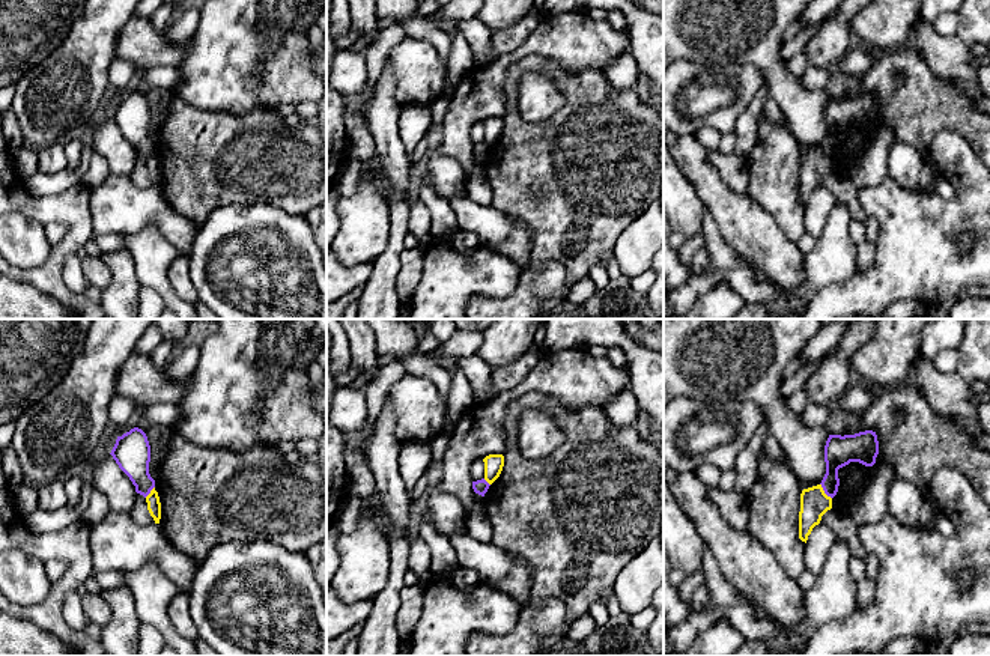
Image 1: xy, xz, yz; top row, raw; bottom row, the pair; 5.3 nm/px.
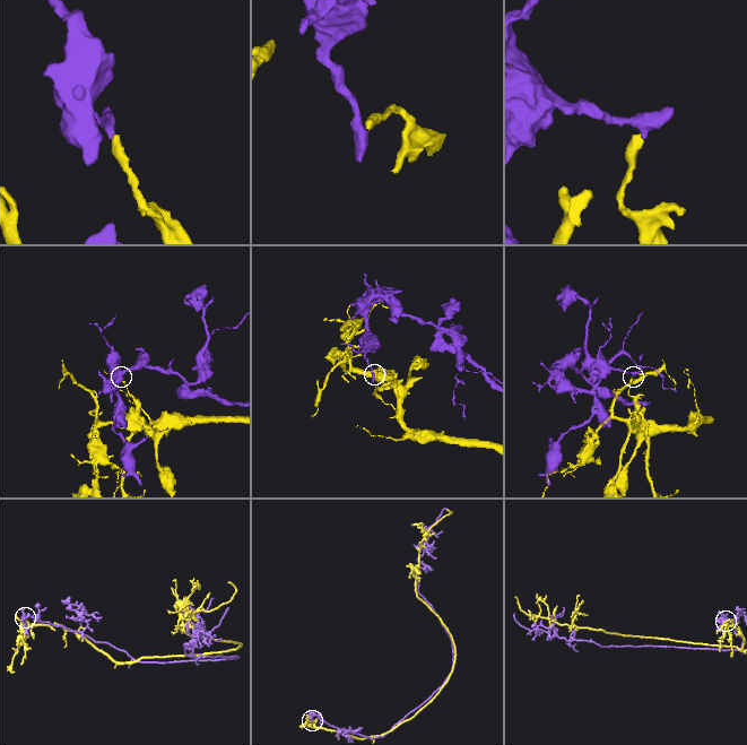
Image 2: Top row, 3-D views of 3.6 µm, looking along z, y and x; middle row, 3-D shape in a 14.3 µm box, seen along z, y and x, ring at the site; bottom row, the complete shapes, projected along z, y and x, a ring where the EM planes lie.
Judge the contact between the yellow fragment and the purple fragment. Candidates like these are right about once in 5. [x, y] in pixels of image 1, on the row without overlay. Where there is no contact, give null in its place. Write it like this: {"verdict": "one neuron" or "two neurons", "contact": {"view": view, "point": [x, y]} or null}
{"verdict": "two neurons", "contact": {"view": "yz", "point": [823, 154]}}

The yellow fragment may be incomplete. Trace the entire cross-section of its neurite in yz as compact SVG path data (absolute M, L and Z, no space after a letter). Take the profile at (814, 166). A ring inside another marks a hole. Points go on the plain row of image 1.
M821 147L803 152L800 156L799 202L806 206L812 191L820 187L821 179L832 172L832 161Z

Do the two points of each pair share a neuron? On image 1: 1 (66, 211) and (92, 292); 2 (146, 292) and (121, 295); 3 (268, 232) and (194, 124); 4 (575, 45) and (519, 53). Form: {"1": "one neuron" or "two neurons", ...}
{"1": "two neurons", "2": "two neurons", "3": "two neurons", "4": "one neuron"}

